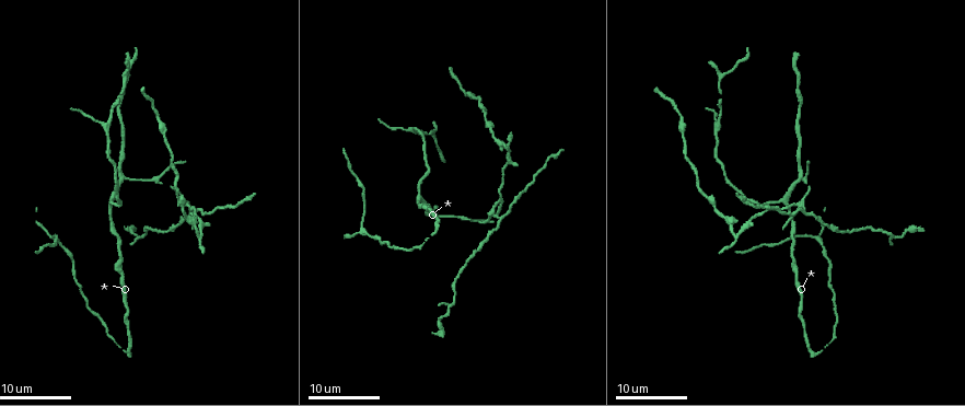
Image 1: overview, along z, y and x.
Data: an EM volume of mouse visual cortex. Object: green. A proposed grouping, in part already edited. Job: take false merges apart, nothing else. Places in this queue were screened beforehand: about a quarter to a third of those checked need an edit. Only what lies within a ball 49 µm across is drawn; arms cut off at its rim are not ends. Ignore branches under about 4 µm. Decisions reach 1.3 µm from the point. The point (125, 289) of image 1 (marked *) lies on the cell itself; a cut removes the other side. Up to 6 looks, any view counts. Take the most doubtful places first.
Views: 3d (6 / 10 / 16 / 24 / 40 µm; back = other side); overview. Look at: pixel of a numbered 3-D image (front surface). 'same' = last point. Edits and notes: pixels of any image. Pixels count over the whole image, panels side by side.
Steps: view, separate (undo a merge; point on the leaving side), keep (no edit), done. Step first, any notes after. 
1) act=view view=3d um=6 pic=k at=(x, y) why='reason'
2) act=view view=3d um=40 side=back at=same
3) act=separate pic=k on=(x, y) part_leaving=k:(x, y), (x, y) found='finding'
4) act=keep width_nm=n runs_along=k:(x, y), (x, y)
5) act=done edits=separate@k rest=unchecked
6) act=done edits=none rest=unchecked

act=view view=3d um=16 pic=1 at=(496, 214) why='four or more arms meet'

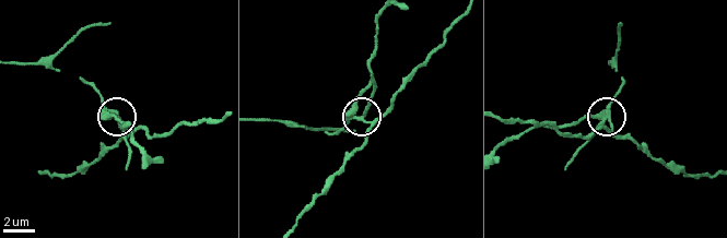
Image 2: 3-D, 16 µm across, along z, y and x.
act=view view=3d um=10 pic=2 at=(360, 119)

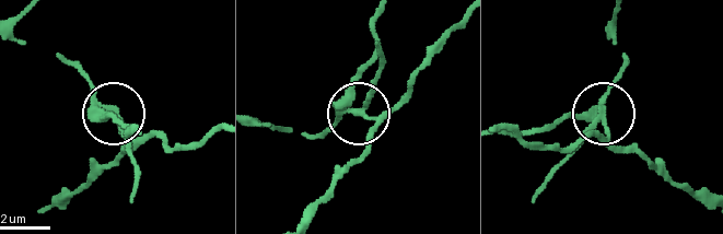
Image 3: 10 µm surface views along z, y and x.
act=separate pic=3 on=(370, 100) side_arm_um=24 part_leaving=3:(347, 114), (368, 116), (372, 139), (313, 213) found='two cells meet here'

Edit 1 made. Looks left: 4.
act=view view=3d um=24 pic=1 at=(784, 201) why='a fork'

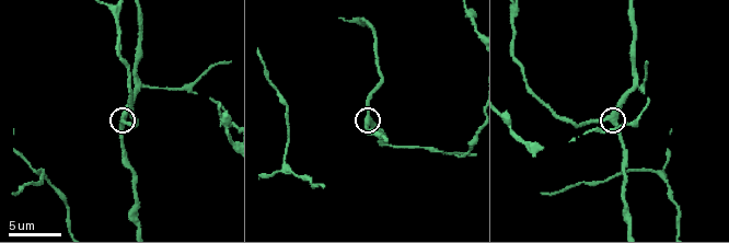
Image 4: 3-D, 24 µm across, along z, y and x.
act=view view=3d um=10 pic=4 at=(366, 116)

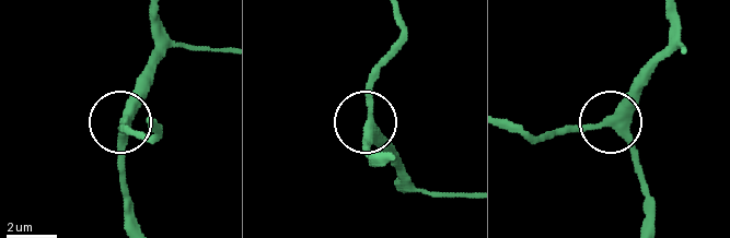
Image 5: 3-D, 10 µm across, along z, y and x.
act=keep side_arm_um=33 runs_along=5:(646, 224), (639, 161), (614, 130), (570, 123), (554, 133) found='all the same cell'

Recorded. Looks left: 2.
act=view view=3d um=10 pic=4 at=(384, 145) why='three arms meet'

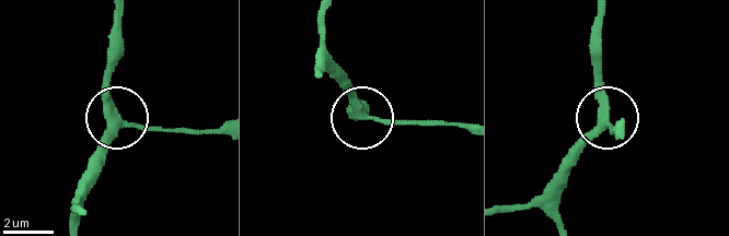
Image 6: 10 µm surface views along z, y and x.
act=keep arms=3 runs_along=6:(559, 216), (555, 185), (564, 160), (603, 116), (599, 31) found='all the same cell'

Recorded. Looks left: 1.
act=done edits=separate@3 rest=unchecked

